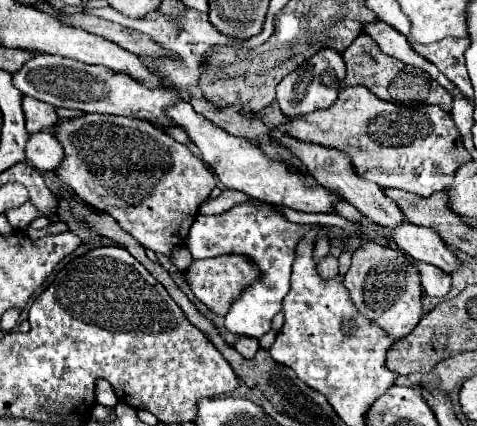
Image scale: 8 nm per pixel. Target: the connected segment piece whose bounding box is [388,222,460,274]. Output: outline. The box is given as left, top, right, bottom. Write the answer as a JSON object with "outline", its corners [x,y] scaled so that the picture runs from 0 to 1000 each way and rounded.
{"outline":[[[847,521],[826,549],[813,554],[813,563],[868,610],[918,624],[935,643],[948,643],[956,629],[964,629],[964,606],[931,563],[922,563],[922,554],[914,554],[914,545],[906,545],[906,535],[881,535]]]}

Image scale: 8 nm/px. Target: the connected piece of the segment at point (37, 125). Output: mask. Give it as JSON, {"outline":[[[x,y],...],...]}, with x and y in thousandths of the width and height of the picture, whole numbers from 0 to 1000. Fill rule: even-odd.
{"outline":[[[50,225],[50,268],[55,268],[55,300],[59,310],[88,310],[88,305],[109,305],[126,277],[117,268],[117,254],[105,244],[92,244],[75,230]]]}

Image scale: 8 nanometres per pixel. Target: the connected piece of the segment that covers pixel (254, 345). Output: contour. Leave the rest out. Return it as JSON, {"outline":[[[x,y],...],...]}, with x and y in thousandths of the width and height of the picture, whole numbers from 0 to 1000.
{"outline":[[[495,789],[495,808],[491,817],[512,836],[512,840],[528,840],[541,822],[541,793],[524,793],[524,789]]]}

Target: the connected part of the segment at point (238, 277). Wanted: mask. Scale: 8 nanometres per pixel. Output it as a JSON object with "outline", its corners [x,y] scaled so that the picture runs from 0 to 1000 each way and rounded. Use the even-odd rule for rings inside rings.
{"outline":[[[465,599],[451,606],[407,610],[398,620],[398,629],[386,638],[386,657],[390,667],[403,676],[407,695],[428,709],[440,728],[449,728],[453,737],[474,737],[482,723],[482,709],[491,704],[491,695],[499,695],[499,685],[528,667],[541,629],[537,620],[528,620],[520,606],[507,606],[503,599]],[[482,657],[482,662],[478,662]]]}

